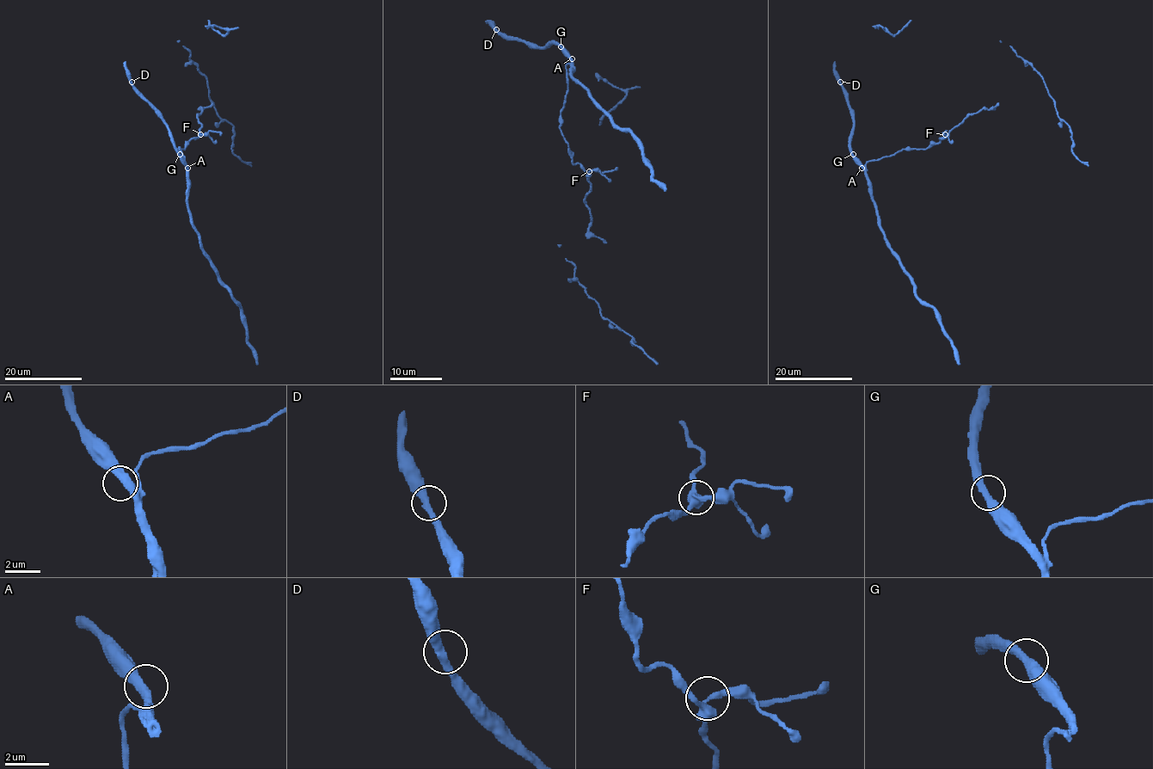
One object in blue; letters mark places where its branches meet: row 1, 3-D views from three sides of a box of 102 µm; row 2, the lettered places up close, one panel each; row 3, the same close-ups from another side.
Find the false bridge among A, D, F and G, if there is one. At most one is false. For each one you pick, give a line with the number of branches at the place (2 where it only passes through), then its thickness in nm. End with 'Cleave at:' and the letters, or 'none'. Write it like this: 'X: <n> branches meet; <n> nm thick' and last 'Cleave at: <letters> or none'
Cleave at: none

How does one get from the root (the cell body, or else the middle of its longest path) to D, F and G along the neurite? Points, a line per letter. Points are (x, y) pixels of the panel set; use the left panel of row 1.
D: (183, 156), (183, 163), (187, 166), (174, 146), (168, 126), (131, 82)
F: (183, 156), (179, 150), (183, 150), (190, 139), (196, 138), (199, 134)
G: (183, 156), (183, 163), (187, 166), (180, 154)

